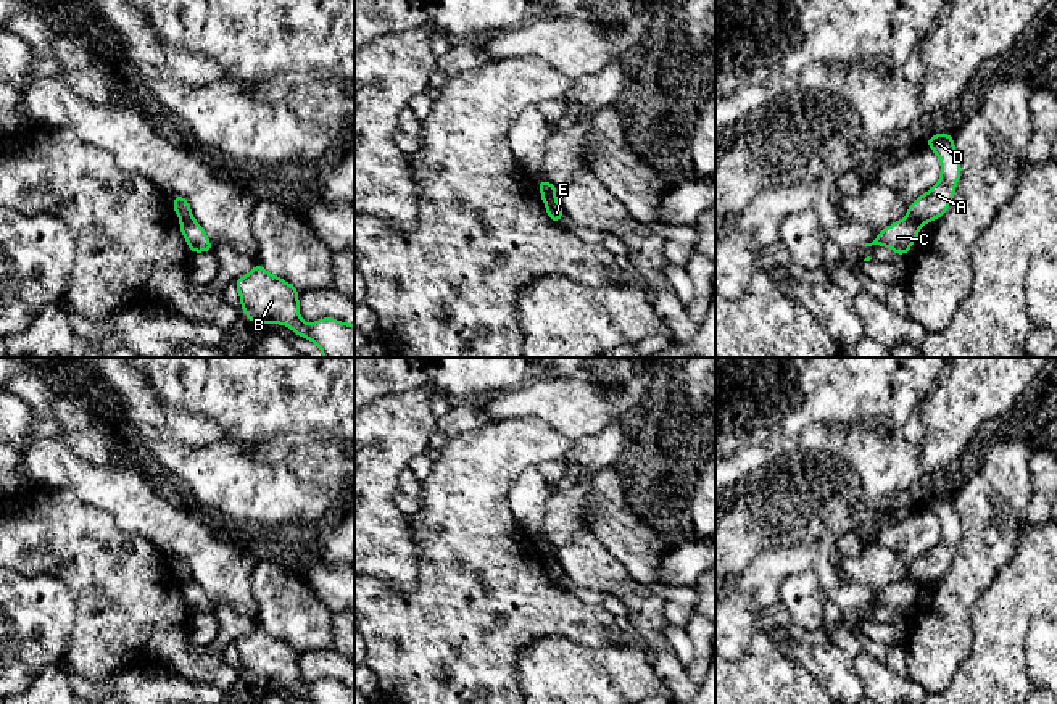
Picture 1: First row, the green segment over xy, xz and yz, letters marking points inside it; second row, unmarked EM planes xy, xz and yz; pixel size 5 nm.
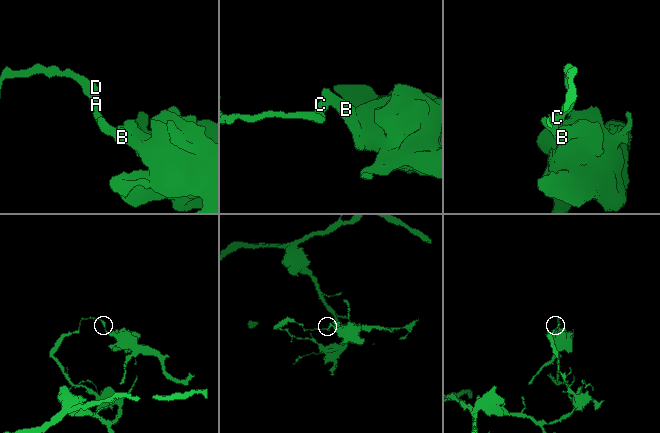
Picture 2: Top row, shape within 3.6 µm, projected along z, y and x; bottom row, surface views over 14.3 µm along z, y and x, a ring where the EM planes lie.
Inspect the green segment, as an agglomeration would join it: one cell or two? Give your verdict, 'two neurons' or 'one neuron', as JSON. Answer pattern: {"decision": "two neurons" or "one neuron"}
{"decision": "two neurons"}

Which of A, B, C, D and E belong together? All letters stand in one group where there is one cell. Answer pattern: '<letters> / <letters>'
A D E / B C

